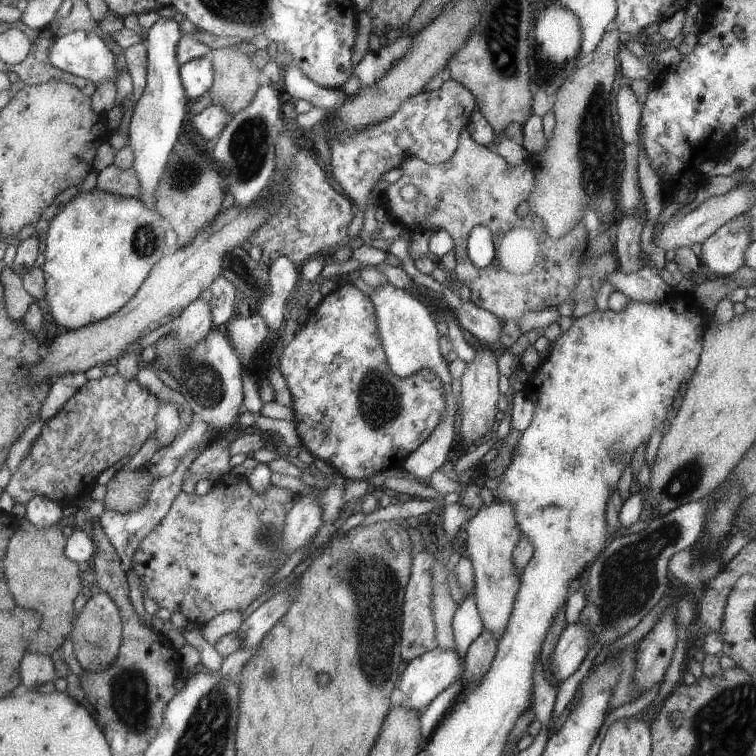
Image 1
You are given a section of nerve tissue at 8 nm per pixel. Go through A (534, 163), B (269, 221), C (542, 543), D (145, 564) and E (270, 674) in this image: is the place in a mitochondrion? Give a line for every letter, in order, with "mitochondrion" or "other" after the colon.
A: other
B: other
C: other
D: other
E: mitochondrion

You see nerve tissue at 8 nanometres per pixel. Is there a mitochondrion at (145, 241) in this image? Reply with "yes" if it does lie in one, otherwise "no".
yes

